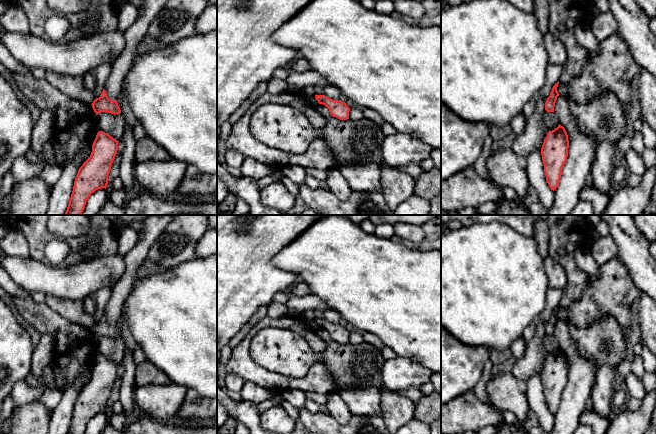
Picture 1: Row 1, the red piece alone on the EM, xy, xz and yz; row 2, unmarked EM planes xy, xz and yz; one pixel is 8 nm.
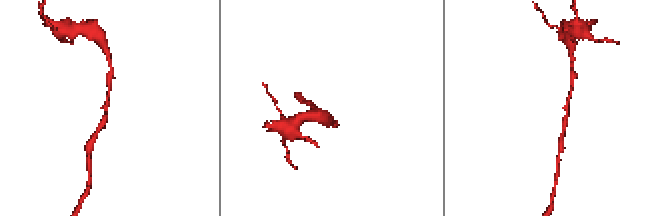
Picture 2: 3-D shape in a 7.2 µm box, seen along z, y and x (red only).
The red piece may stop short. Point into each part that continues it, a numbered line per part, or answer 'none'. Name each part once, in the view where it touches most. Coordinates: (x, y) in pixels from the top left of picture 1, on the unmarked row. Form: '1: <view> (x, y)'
none

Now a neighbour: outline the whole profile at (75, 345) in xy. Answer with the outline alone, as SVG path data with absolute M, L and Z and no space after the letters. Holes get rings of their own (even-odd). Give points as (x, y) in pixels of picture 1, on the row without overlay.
M13 296L23 319L41 335L51 332L55 336L53 363L61 370L65 386L69 387L83 376L97 352L97 339L92 329L62 317L45 303L26 301Z

